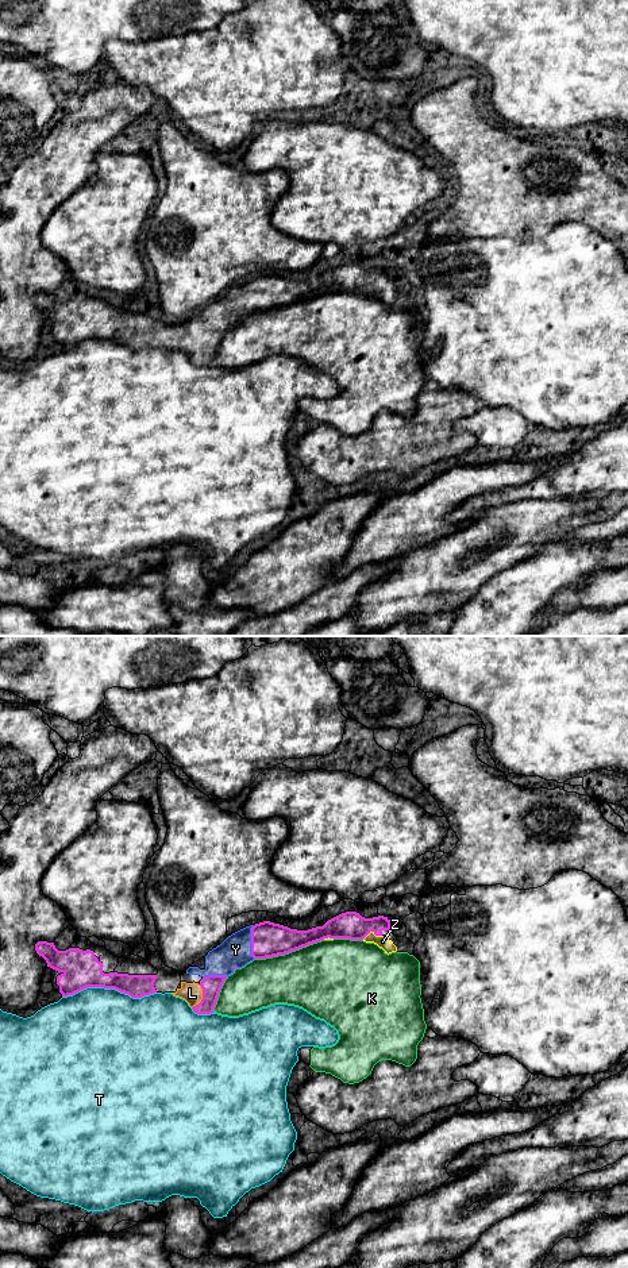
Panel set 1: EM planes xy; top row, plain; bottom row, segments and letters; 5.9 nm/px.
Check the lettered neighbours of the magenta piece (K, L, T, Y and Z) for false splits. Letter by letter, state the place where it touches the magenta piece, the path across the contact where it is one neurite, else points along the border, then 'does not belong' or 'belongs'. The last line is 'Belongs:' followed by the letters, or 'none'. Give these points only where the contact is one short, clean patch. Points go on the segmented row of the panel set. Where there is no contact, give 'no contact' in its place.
K: xy (288, 952) | does not belong
L: xy (203, 997) | belongs
T: xy (108, 987) | does not belong
Y: xy (251, 941) | belongs
Z: xy (372, 931) | belongs
Belongs: L, Y, Z

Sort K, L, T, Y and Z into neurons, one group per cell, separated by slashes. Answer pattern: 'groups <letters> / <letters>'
groups K / L Y Z / T

